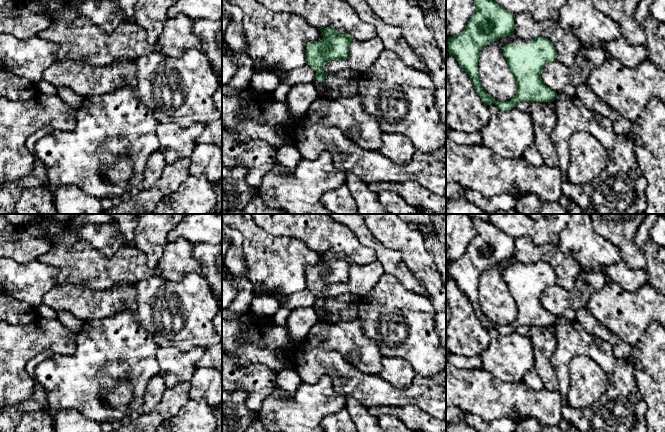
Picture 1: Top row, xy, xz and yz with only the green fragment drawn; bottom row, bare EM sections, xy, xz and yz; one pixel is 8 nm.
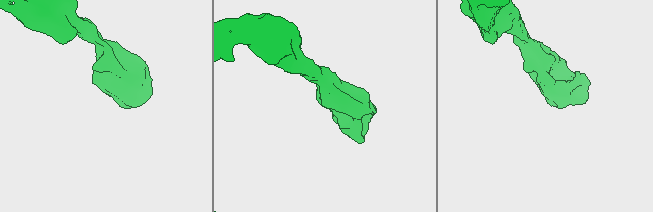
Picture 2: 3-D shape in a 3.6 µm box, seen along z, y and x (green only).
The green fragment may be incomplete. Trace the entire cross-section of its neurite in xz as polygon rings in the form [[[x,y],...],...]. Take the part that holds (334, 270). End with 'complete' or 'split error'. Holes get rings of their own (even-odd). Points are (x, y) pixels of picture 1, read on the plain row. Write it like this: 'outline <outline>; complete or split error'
outline [[[327,251],[321,255],[321,265],[308,266],[306,269],[306,288],[316,295],[316,304],[323,307],[328,299],[322,291],[333,284],[346,284],[349,271],[355,263],[348,258],[340,258],[334,252]]]; complete

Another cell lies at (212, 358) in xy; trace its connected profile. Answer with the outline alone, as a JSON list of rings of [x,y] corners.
[[[222,338],[219,343],[204,350],[203,356],[196,364],[197,368],[222,369]]]

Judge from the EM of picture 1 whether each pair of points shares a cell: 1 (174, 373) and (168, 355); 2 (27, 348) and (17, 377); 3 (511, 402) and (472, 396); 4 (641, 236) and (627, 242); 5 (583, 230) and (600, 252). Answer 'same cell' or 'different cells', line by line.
1: same cell
2: same cell
3: same cell
4: different cells
5: same cell

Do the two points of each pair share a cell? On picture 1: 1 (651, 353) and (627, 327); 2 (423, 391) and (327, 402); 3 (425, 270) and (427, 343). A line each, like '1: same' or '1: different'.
1: different
2: different
3: different

